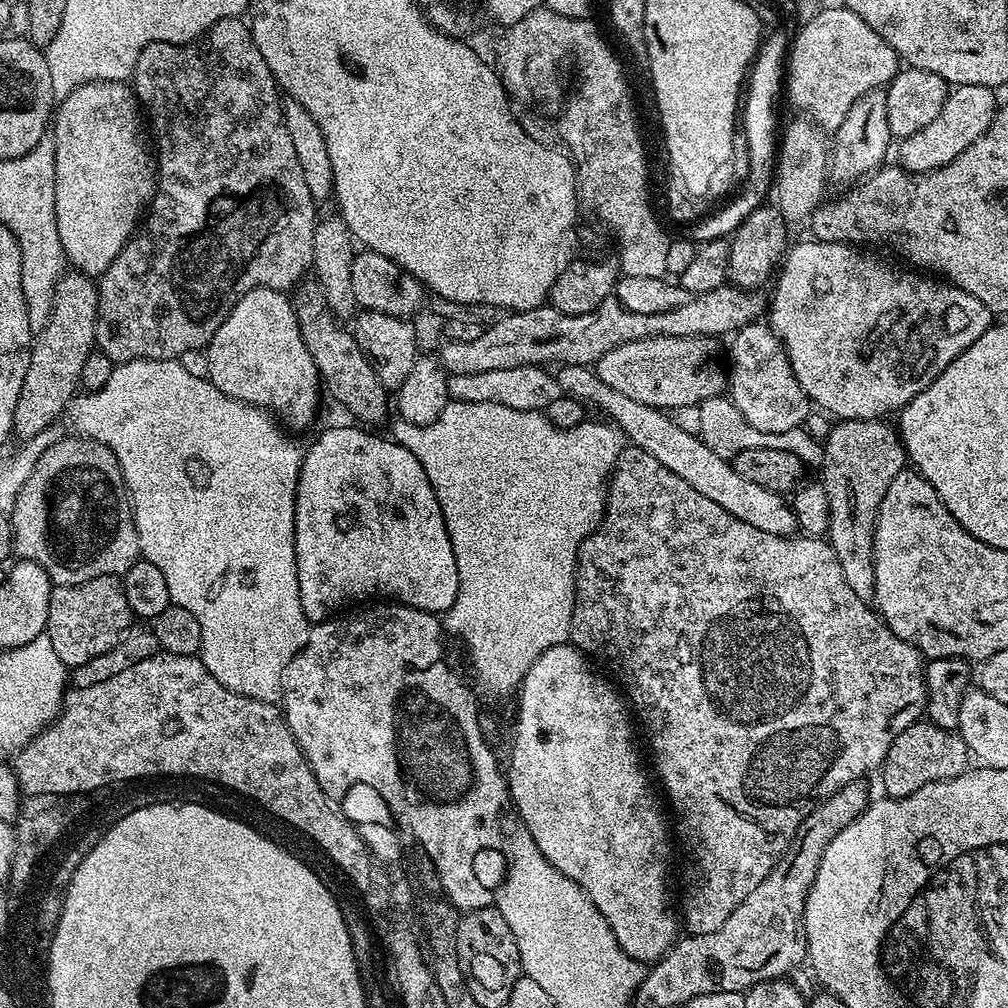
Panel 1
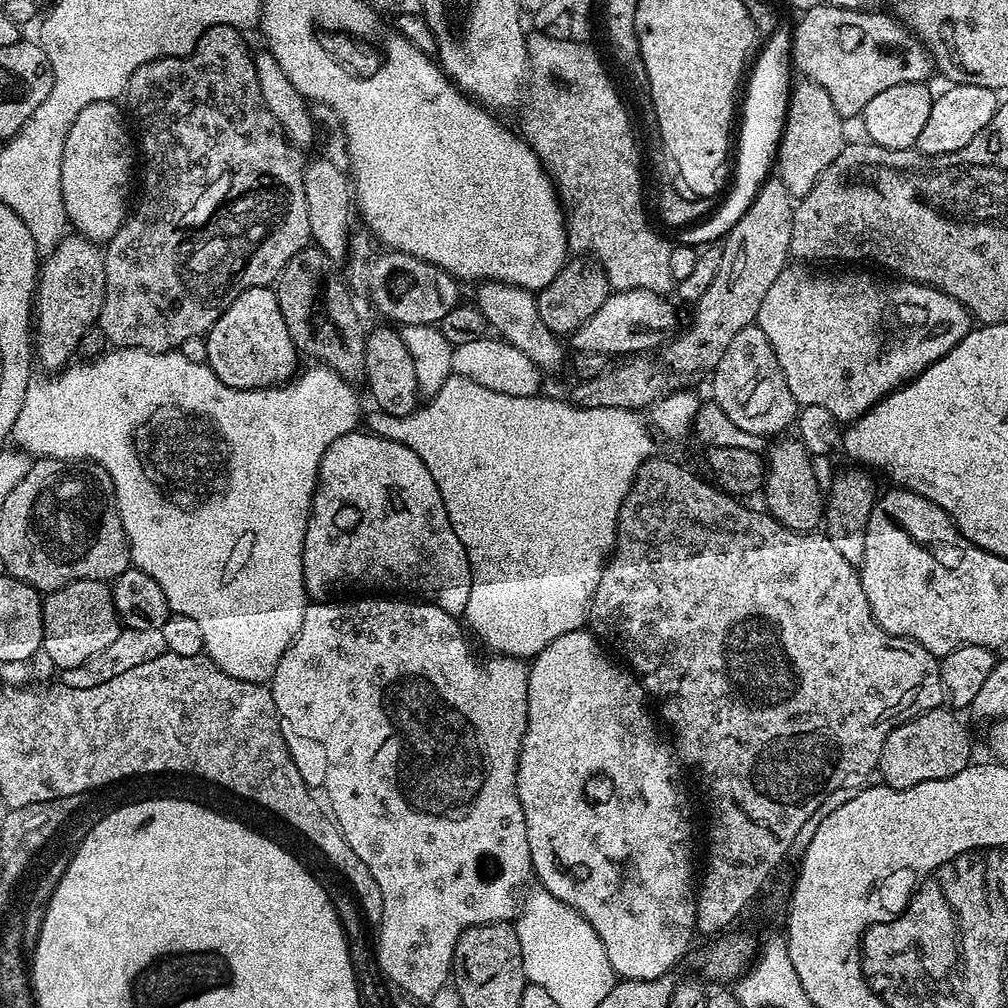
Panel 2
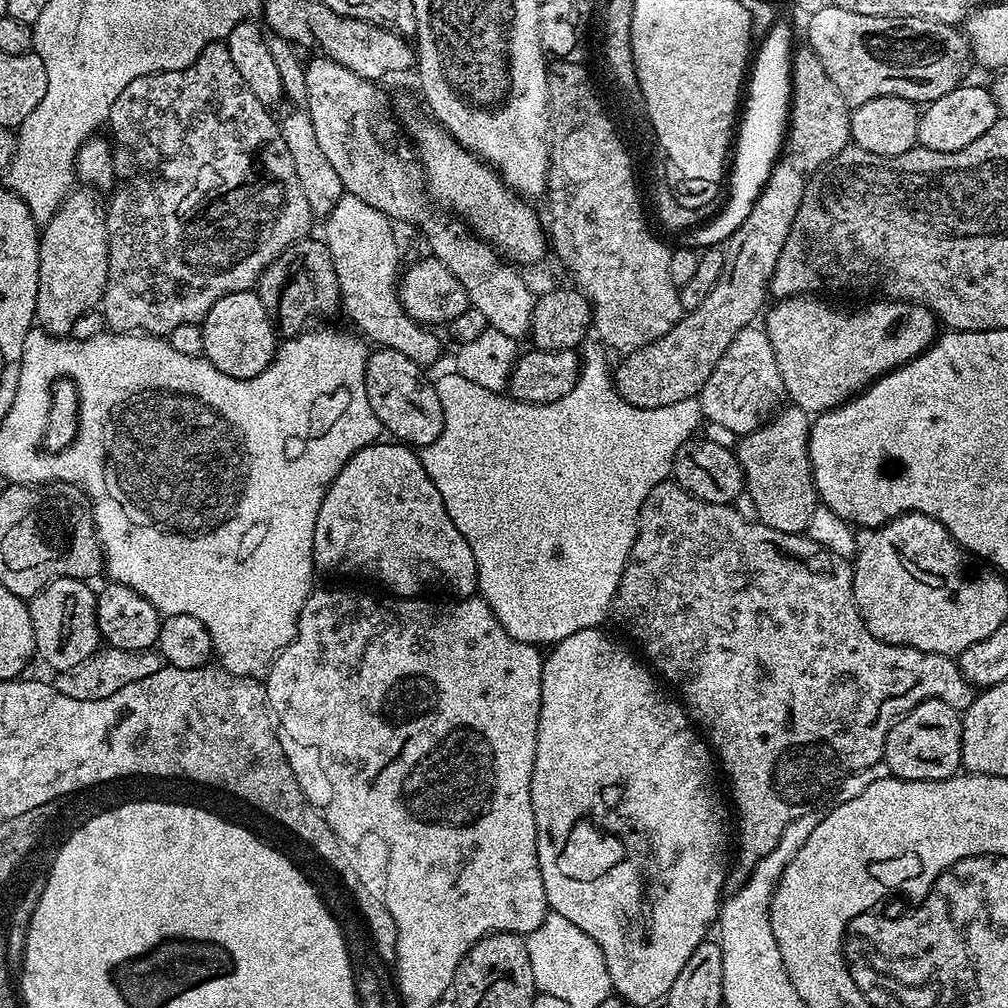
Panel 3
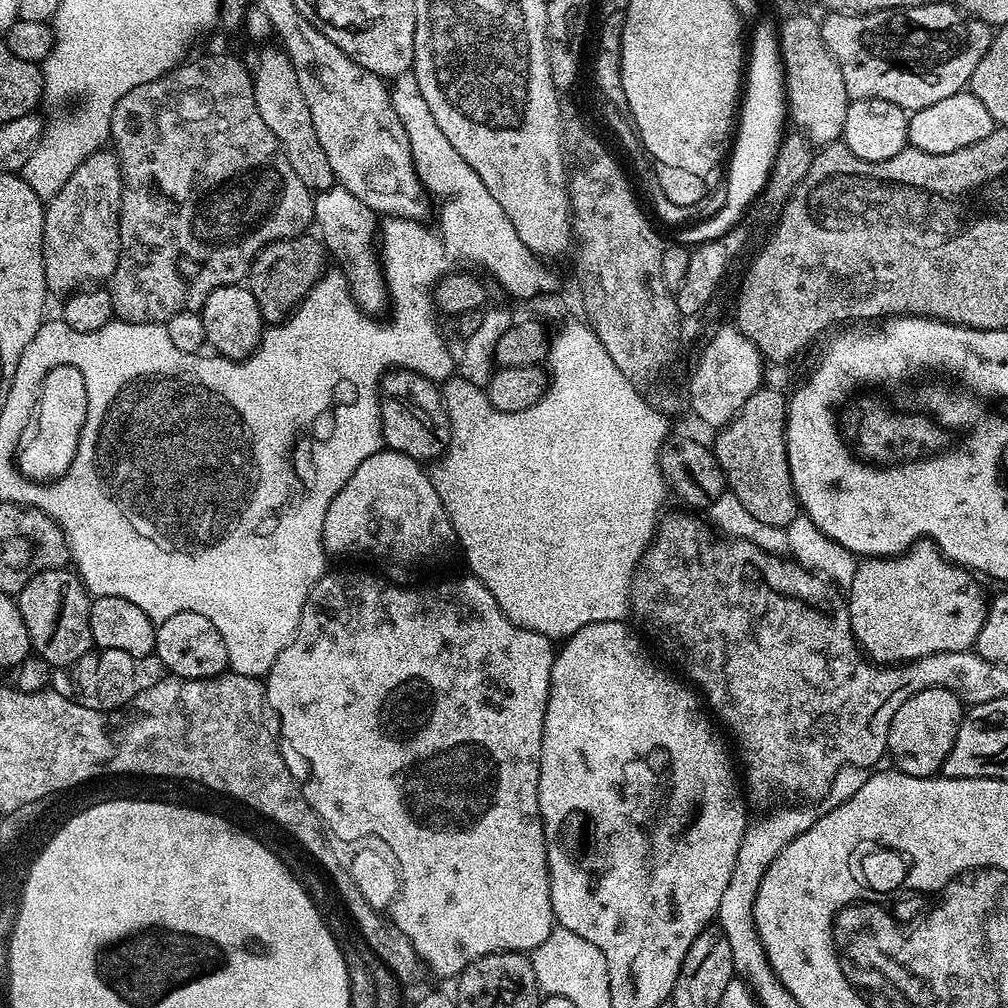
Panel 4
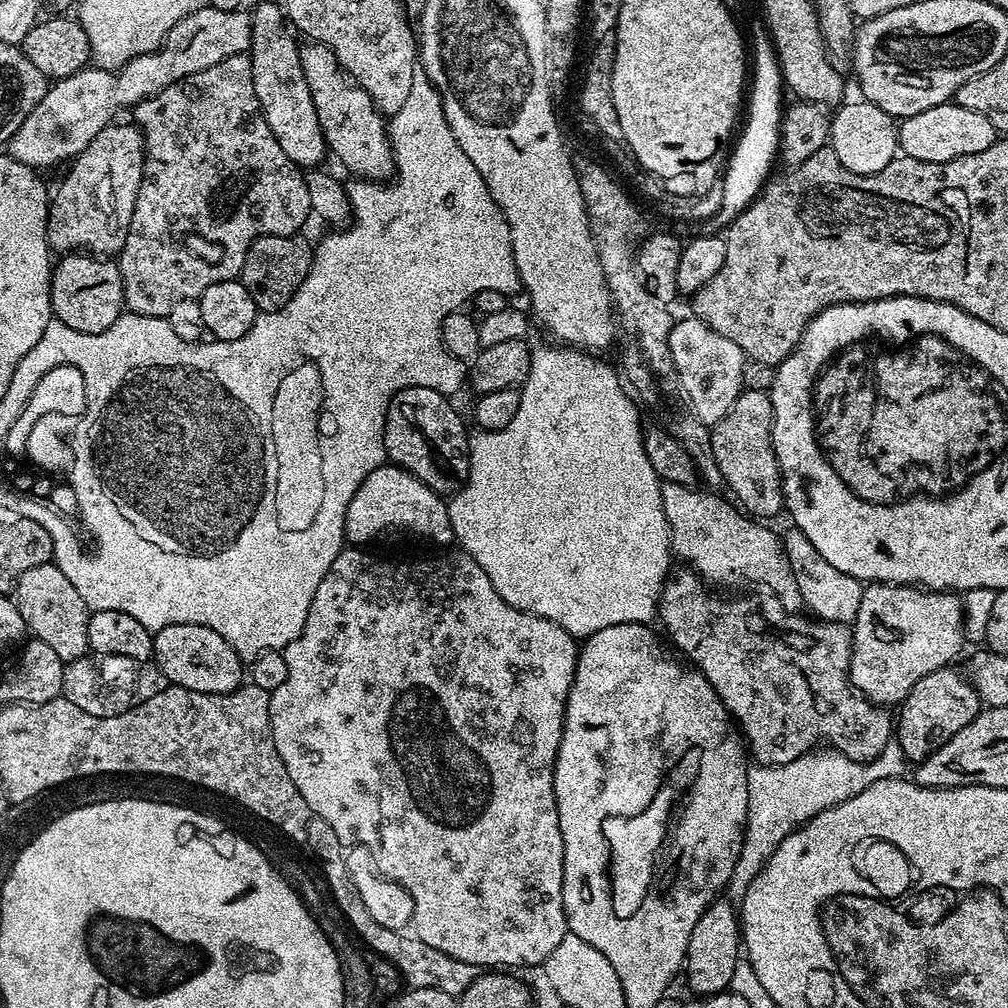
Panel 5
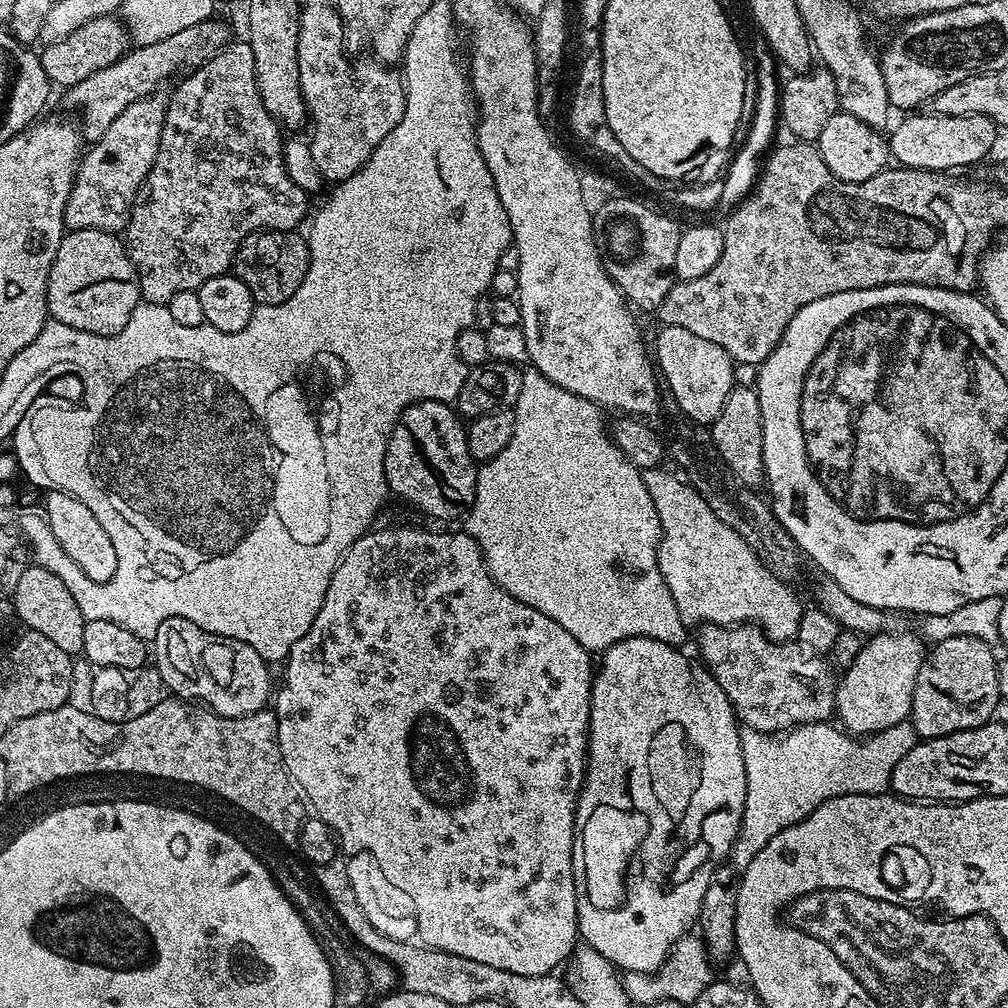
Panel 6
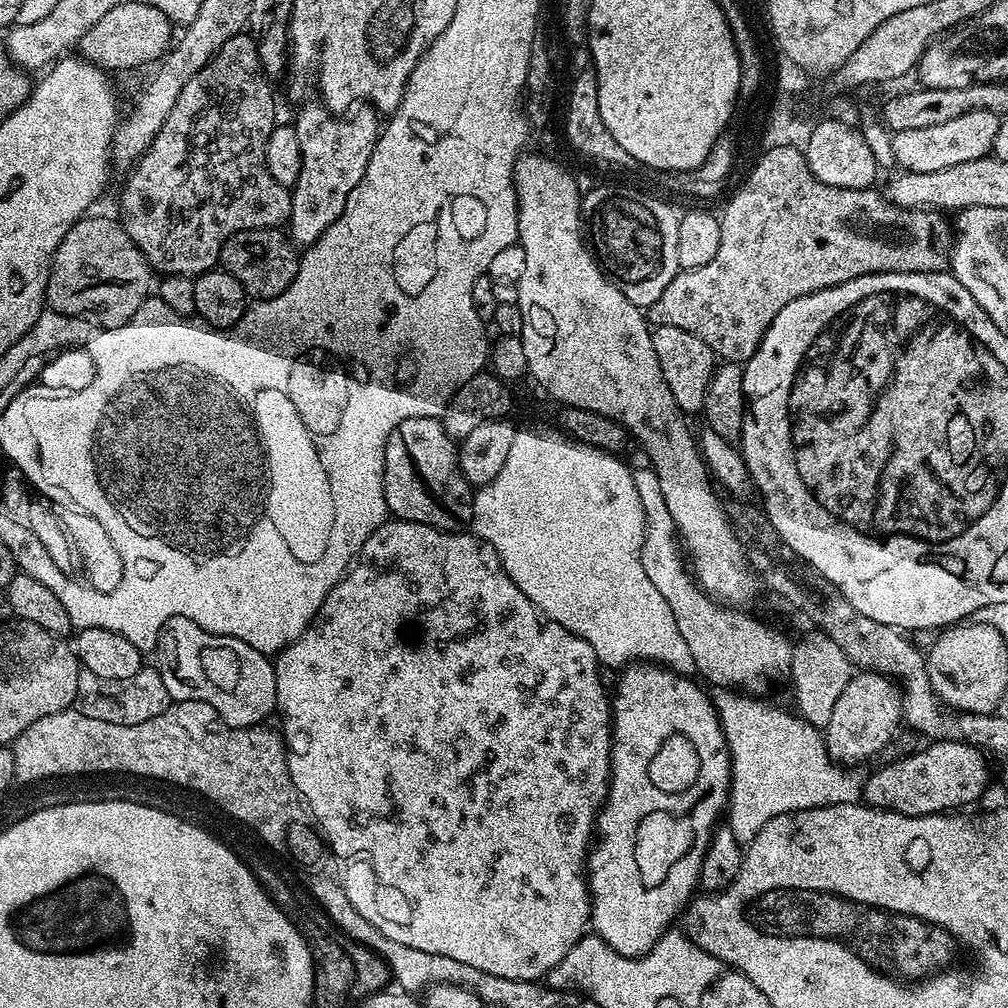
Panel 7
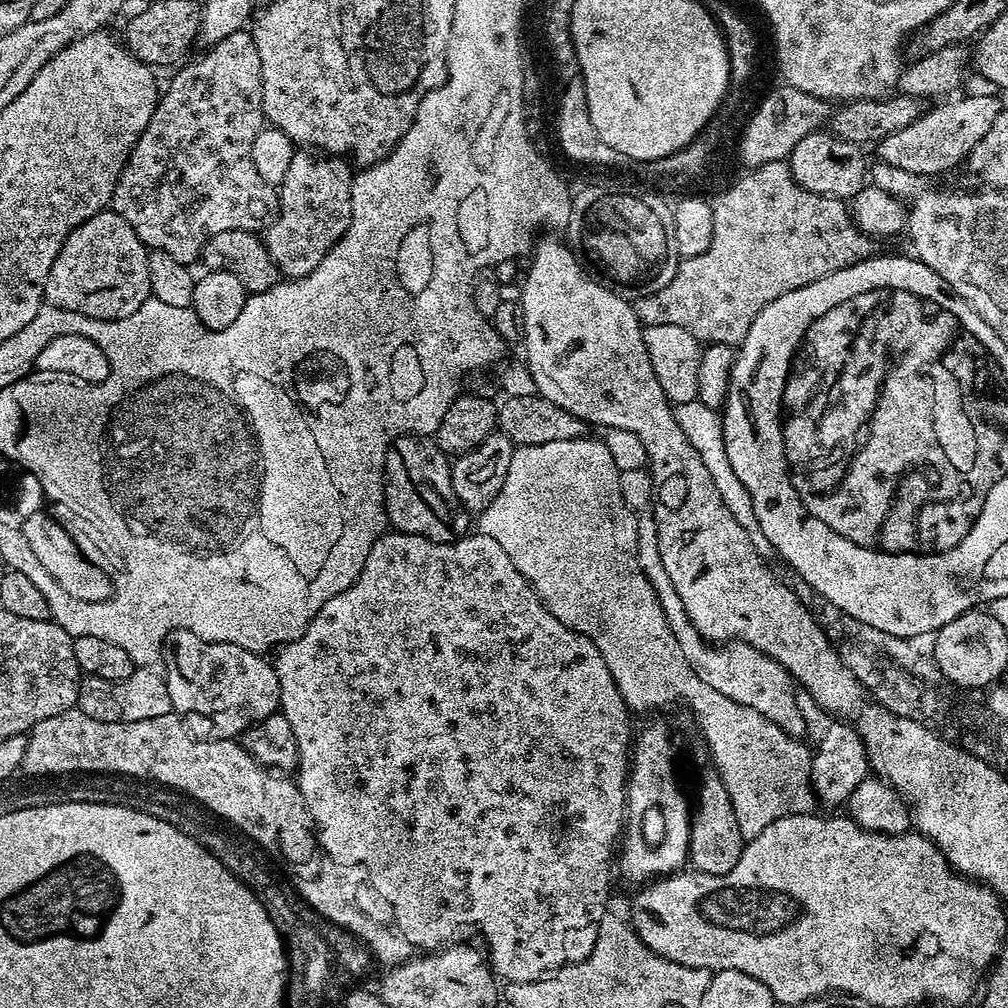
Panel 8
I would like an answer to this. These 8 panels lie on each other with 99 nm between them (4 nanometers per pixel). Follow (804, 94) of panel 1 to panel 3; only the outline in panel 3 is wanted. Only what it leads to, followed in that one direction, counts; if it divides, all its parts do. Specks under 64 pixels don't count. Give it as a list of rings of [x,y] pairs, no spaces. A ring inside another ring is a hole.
[[[837,8],[818,10],[817,12],[811,13],[811,15],[807,17],[807,20],[807,47],[811,48],[812,52],[818,56],[818,62],[822,62],[826,74],[830,74],[830,82],[834,82],[838,94],[842,94],[842,98],[850,106],[865,104],[866,102],[870,102],[870,98],[882,98],[883,96],[906,98],[917,106],[927,106],[931,104],[932,101],[942,98],[942,94],[946,94],[950,90],[957,88],[961,81],[965,79],[964,71],[968,68],[968,60],[970,64],[969,39],[959,27],[950,24],[939,24],[938,22],[927,20],[926,18],[886,18],[885,16],[867,16],[866,14],[854,14],[850,10],[838,10]]]

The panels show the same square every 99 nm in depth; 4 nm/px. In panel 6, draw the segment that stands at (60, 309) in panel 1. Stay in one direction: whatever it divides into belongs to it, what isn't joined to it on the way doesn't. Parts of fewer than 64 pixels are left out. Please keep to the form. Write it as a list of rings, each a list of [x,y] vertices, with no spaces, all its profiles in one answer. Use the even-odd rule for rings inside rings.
[[[160,95],[144,96],[138,102],[130,102],[130,106],[110,122],[110,130],[94,141],[89,152],[87,149],[83,153],[76,165],[70,198],[66,198],[65,229],[101,228],[115,234],[127,229],[136,192],[144,185],[158,158],[164,115],[168,109],[168,96]]]

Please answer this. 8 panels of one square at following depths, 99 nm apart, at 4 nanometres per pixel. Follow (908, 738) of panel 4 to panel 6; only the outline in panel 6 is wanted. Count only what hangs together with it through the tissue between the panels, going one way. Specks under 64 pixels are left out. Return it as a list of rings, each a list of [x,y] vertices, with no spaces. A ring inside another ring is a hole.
[[[946,638],[942,642],[931,645],[918,670],[912,695],[910,719],[920,740],[933,740],[942,738],[946,734],[981,728],[995,717],[992,715],[995,714],[996,707],[1001,707],[1002,701],[998,686],[998,656],[992,652],[995,652],[993,645],[978,642],[978,638]]]

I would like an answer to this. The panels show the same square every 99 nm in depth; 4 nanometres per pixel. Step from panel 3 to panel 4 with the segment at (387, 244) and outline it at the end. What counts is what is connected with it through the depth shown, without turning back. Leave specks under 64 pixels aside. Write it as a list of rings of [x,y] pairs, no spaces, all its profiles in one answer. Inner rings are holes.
[[[333,186],[317,191],[312,202],[312,215],[315,227],[320,227],[318,231],[319,239],[322,241],[327,255],[332,256],[340,263],[339,271],[348,279],[348,289],[352,292],[355,307],[365,314],[380,314],[376,312],[385,311],[389,303],[388,284],[384,280],[384,269],[381,257],[378,255],[378,216],[377,213],[366,206],[366,202],[358,202],[350,190]]]

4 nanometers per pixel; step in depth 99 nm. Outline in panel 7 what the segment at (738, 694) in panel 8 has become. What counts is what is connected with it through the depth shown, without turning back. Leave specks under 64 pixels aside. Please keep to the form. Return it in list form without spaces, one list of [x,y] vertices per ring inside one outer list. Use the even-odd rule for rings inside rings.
[[[651,466],[637,468],[633,471],[632,481],[638,490],[638,498],[642,498],[642,510],[646,514],[642,567],[650,581],[654,582],[655,589],[666,598],[678,622],[678,631],[690,650],[690,658],[694,658],[696,672],[720,690],[756,690],[752,688],[762,687],[768,676],[787,673],[792,662],[794,644],[791,639],[788,641],[778,629],[763,624],[748,610],[721,606],[696,583],[686,567],[676,523],[670,518],[666,498],[662,498],[656,471]]]

